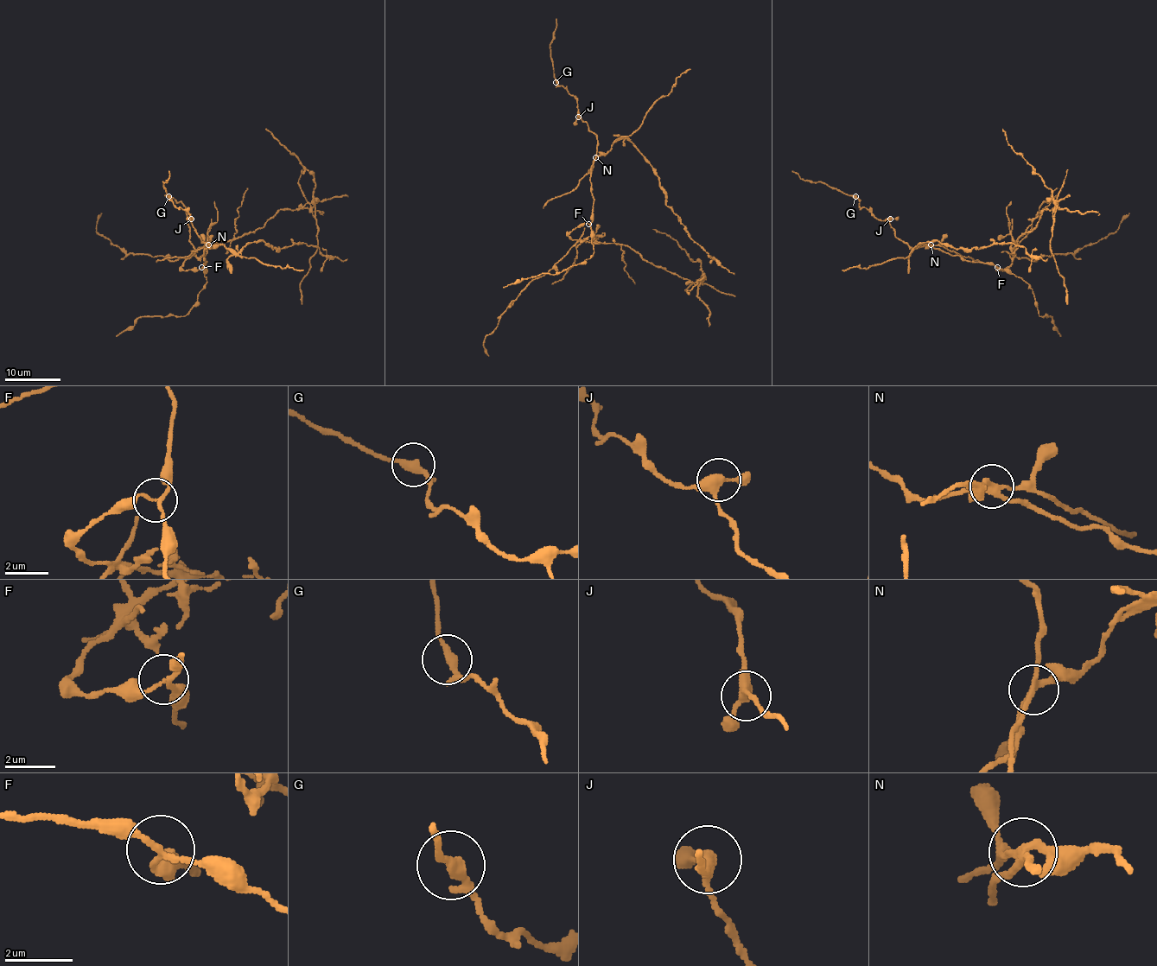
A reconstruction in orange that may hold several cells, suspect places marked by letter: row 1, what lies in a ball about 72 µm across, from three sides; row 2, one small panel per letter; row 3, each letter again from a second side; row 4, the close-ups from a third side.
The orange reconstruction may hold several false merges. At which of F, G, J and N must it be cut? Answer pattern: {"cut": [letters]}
{"cut": ["F", "N"]}

